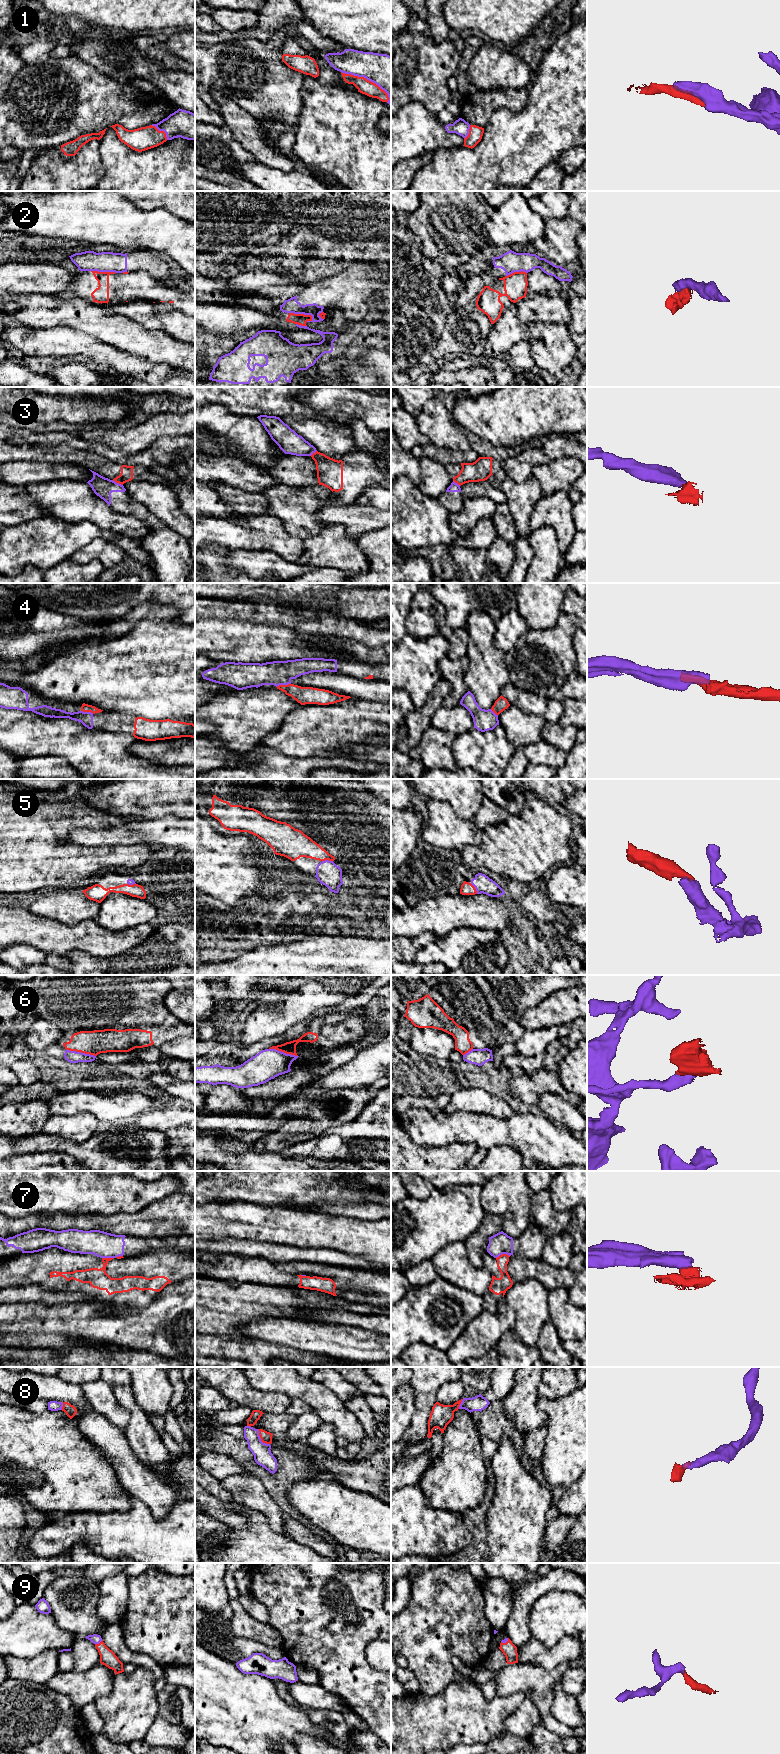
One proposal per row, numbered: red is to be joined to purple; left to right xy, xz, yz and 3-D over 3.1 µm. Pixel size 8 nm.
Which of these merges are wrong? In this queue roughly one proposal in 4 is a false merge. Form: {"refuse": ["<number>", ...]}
{"refuse": ["2", "3", "6", "7"]}

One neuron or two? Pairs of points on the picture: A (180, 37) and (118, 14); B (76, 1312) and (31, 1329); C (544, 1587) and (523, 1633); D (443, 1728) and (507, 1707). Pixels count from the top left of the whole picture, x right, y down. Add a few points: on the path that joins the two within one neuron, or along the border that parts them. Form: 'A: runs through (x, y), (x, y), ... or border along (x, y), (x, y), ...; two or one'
A: border along (184, 28), (172, 30); two
B: runs through (66, 1323), (57, 1326), (42, 1326); one
C: runs through (532, 1595), (522, 1605), (522, 1621); one
D: runs through (459, 1718), (486, 1718), (491, 1714); one

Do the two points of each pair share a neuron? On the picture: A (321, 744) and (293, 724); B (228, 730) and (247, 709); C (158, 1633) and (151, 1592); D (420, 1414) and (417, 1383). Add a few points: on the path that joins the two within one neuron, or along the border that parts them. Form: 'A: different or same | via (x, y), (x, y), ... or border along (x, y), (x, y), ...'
A: same | via (319, 735), (308, 724), (302, 724)
B: same | via (234, 724), (236, 717), (241, 715)
C: same | via (158, 1623), (158, 1602)
D: same | via (422, 1406), (422, 1391)

